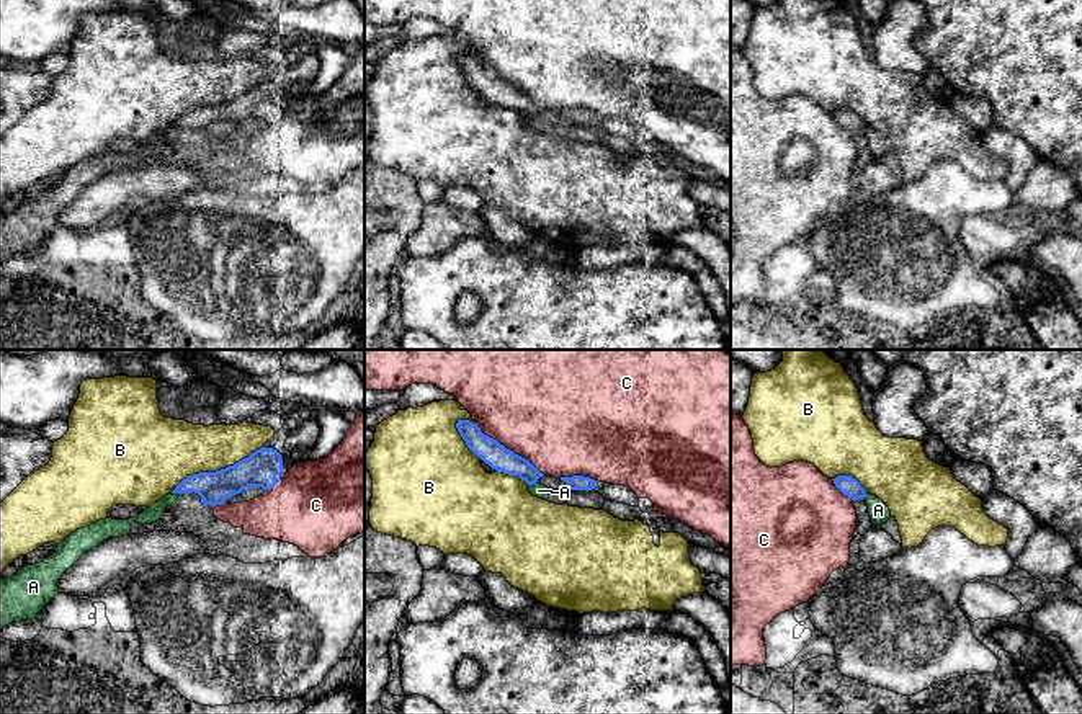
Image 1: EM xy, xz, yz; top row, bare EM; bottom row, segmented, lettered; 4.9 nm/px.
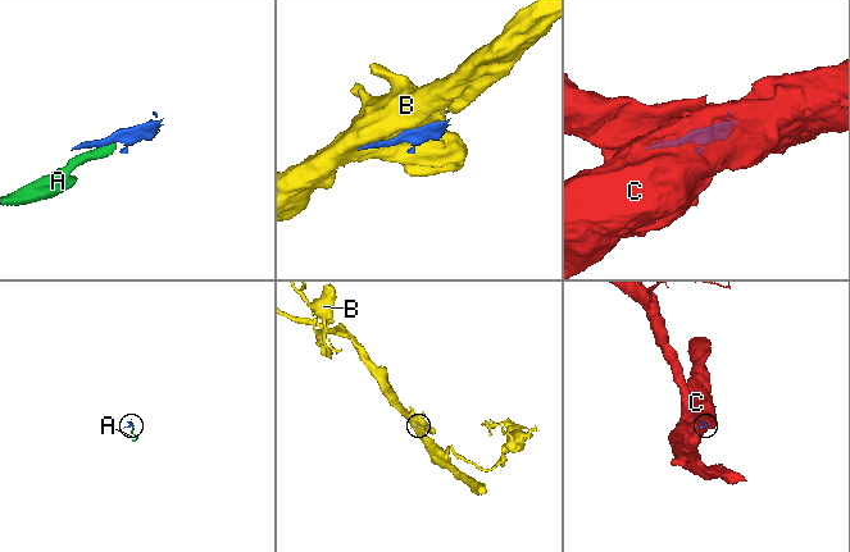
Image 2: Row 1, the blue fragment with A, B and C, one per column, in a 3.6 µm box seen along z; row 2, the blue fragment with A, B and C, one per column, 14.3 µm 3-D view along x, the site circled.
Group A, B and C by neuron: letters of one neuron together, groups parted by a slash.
A / B / C

